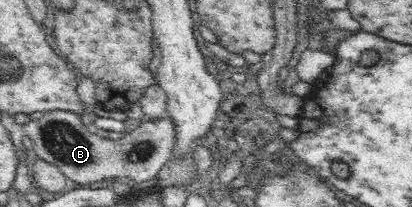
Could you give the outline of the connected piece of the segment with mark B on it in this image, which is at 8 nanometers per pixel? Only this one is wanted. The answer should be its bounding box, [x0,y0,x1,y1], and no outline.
[22,110,175,187]

